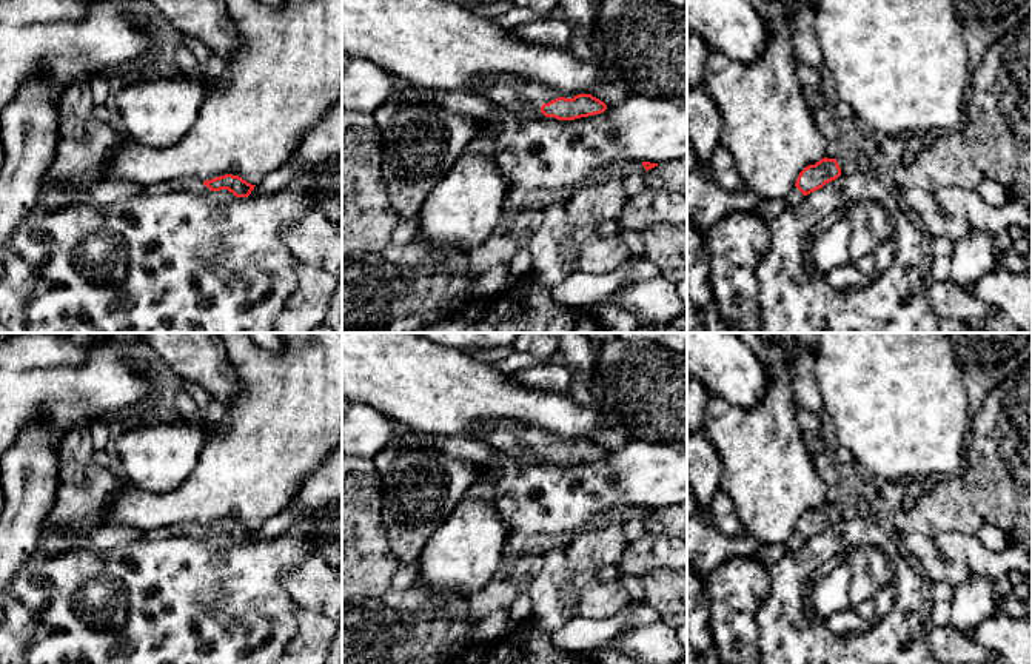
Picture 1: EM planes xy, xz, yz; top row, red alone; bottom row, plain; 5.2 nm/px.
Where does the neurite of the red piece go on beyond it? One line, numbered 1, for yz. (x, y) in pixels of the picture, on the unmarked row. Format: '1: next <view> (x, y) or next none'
1: next yz (794, 543)

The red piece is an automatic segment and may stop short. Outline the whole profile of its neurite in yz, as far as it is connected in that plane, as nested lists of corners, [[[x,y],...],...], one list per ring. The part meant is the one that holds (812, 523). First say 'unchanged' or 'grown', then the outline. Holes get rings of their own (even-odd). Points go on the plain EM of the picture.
grown | [[[821,504],[815,510],[806,511],[795,528],[795,533],[784,542],[786,552],[793,552],[799,548],[799,545],[823,533],[826,528],[838,524],[841,521],[841,513],[836,504]]]

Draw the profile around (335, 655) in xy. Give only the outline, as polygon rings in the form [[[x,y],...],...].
[[[342,625],[337,627],[325,664],[342,664]]]

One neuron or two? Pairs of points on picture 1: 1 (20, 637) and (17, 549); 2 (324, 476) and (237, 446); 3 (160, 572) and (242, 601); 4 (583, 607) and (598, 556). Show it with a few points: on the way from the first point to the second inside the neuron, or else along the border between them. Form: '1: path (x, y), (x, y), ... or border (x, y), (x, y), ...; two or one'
1: border (31, 558), (16, 575); two
2: border (325, 458), (304, 479), (293, 503); two
3: path (182, 576), (222, 576), (225, 580); one
4: border (566, 546), (566, 561), (570, 566), (598, 569); two

